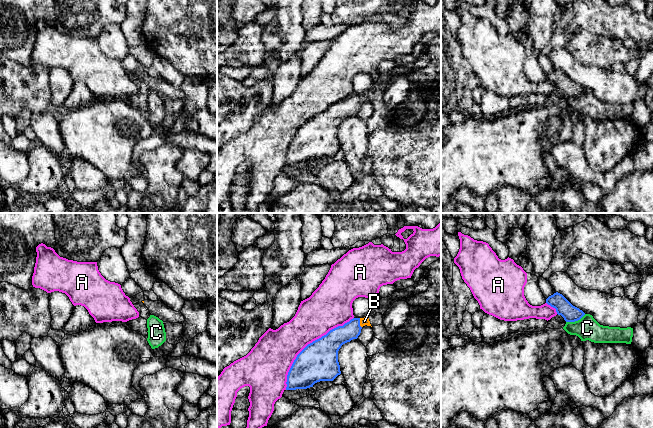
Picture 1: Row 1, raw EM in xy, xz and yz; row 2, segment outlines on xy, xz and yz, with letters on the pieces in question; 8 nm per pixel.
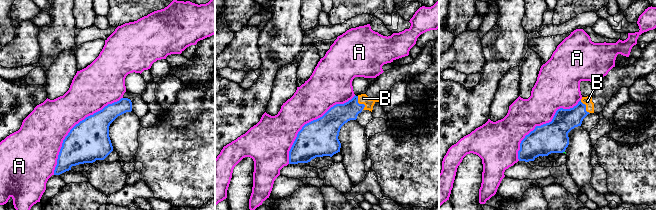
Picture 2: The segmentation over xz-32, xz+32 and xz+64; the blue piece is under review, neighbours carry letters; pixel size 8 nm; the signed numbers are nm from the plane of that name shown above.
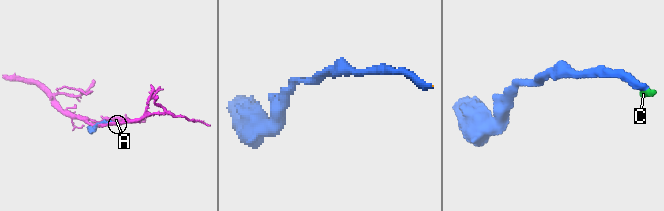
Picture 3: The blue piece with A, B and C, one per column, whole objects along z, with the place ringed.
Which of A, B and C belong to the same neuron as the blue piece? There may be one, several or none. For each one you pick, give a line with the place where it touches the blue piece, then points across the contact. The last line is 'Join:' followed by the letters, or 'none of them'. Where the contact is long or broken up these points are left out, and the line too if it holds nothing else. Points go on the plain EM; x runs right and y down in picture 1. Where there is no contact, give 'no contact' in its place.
B: contact xz (359, 99); way xz (334, 115), (348, 108), (359, 99), (364, 97)
Join: B

